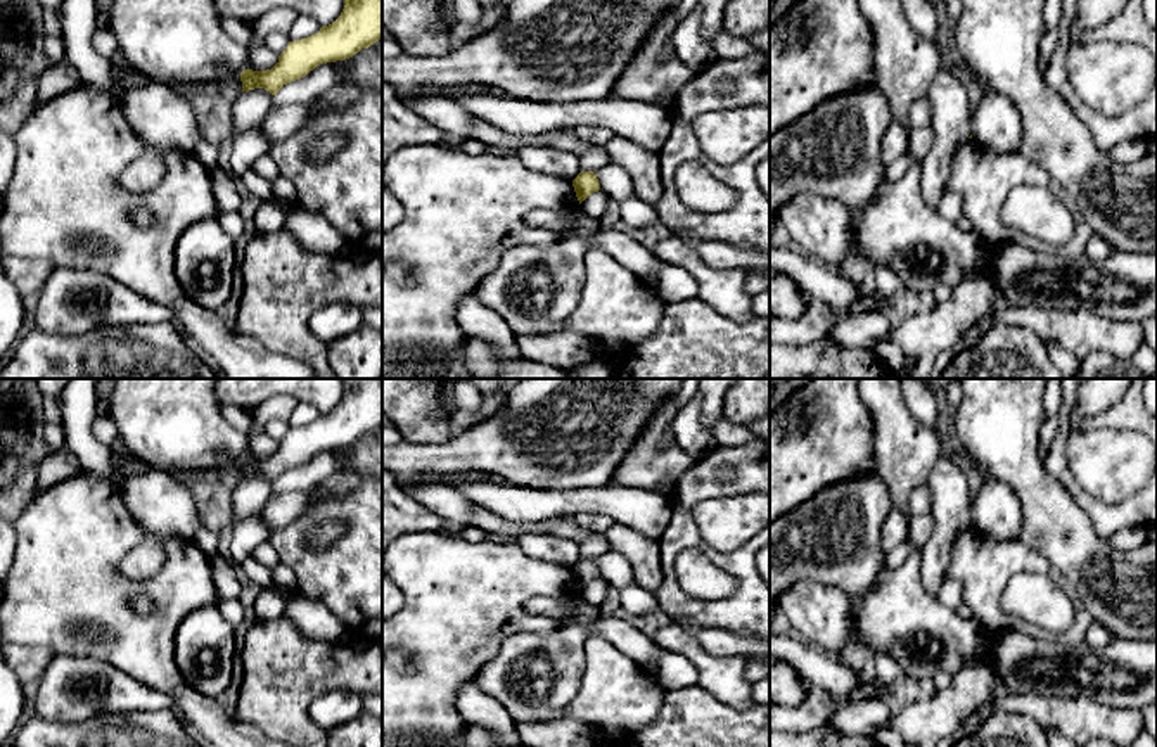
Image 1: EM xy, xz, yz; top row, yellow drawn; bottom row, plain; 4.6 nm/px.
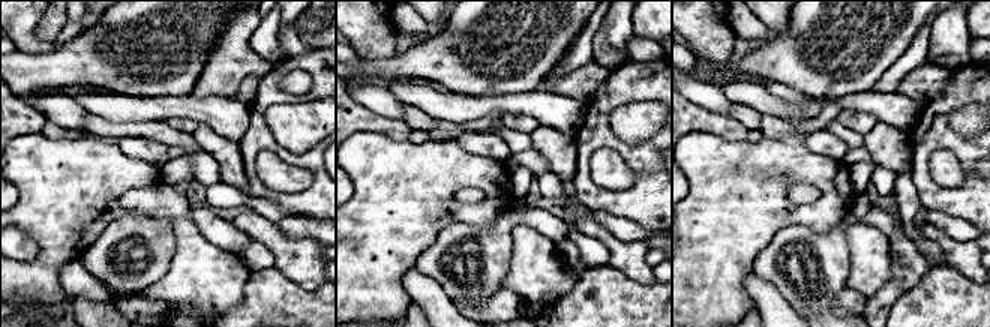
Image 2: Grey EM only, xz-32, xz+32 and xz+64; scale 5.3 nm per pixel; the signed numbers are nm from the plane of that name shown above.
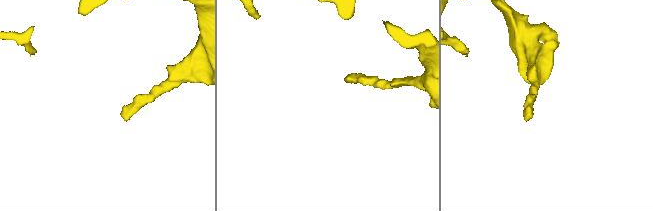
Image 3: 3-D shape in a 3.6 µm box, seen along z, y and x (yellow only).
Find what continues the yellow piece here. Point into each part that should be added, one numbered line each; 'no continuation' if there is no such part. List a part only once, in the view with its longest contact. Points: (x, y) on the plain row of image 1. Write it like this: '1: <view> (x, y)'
no continuation

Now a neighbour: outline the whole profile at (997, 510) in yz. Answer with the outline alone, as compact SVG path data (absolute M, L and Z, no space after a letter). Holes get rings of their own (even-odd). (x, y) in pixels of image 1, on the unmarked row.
M986 476L972 498L970 522L993 541L1019 538L1024 512L1019 496L1003 481Z

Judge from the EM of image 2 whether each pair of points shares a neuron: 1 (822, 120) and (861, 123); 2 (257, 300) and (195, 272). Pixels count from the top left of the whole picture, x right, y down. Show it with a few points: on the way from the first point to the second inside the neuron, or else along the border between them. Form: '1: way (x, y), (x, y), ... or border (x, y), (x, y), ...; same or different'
1: border (842, 110), (834, 119); different
2: border (251, 272), (243, 297), (225, 311); different

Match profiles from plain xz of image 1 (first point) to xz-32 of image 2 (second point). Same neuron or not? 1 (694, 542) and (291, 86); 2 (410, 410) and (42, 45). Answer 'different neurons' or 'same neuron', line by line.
1: different neurons
2: same neuron

